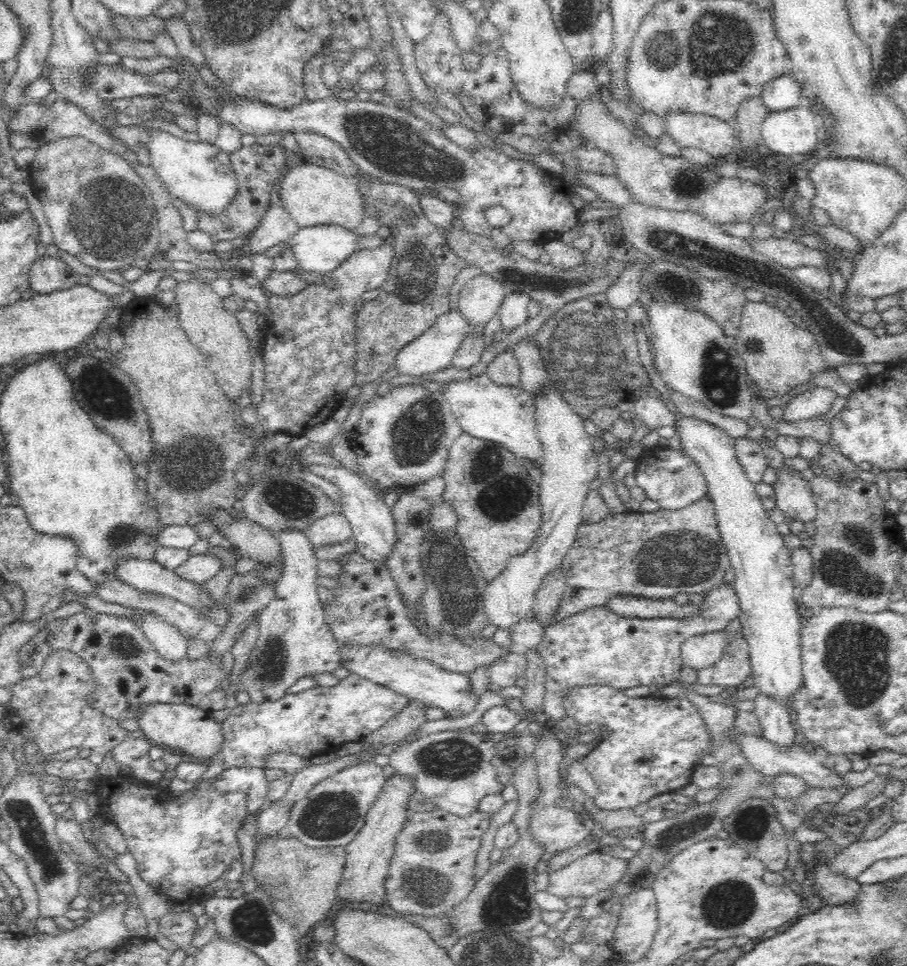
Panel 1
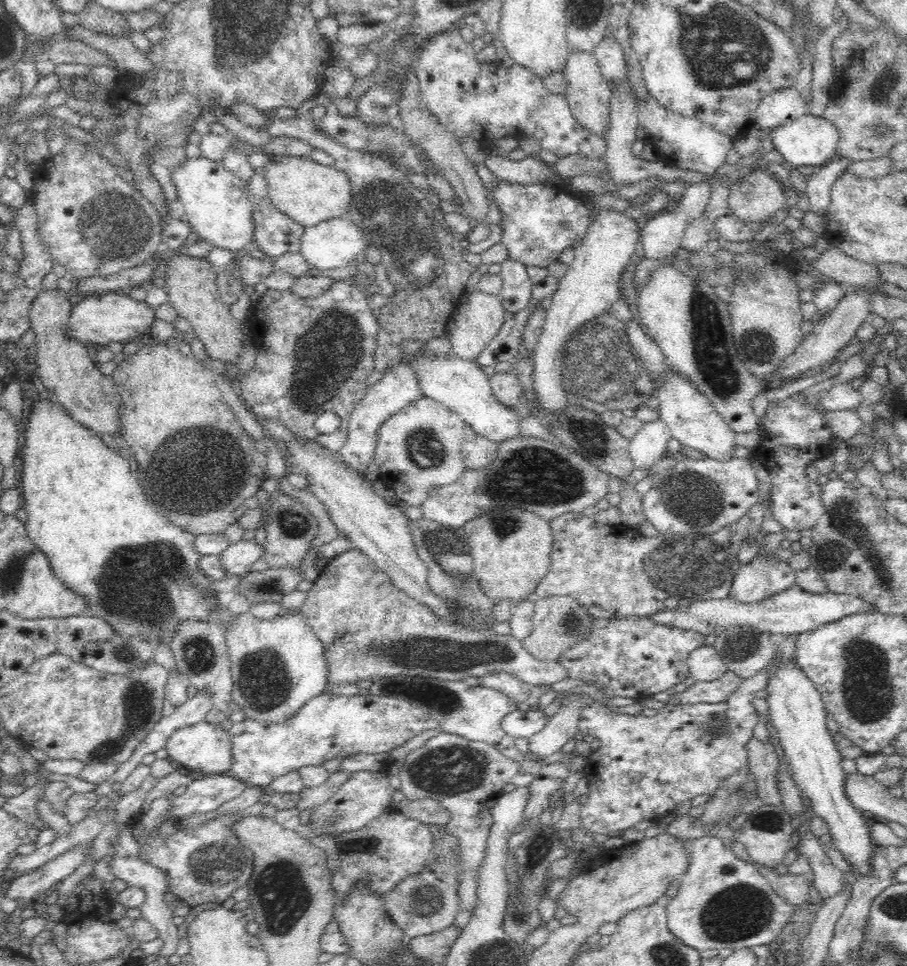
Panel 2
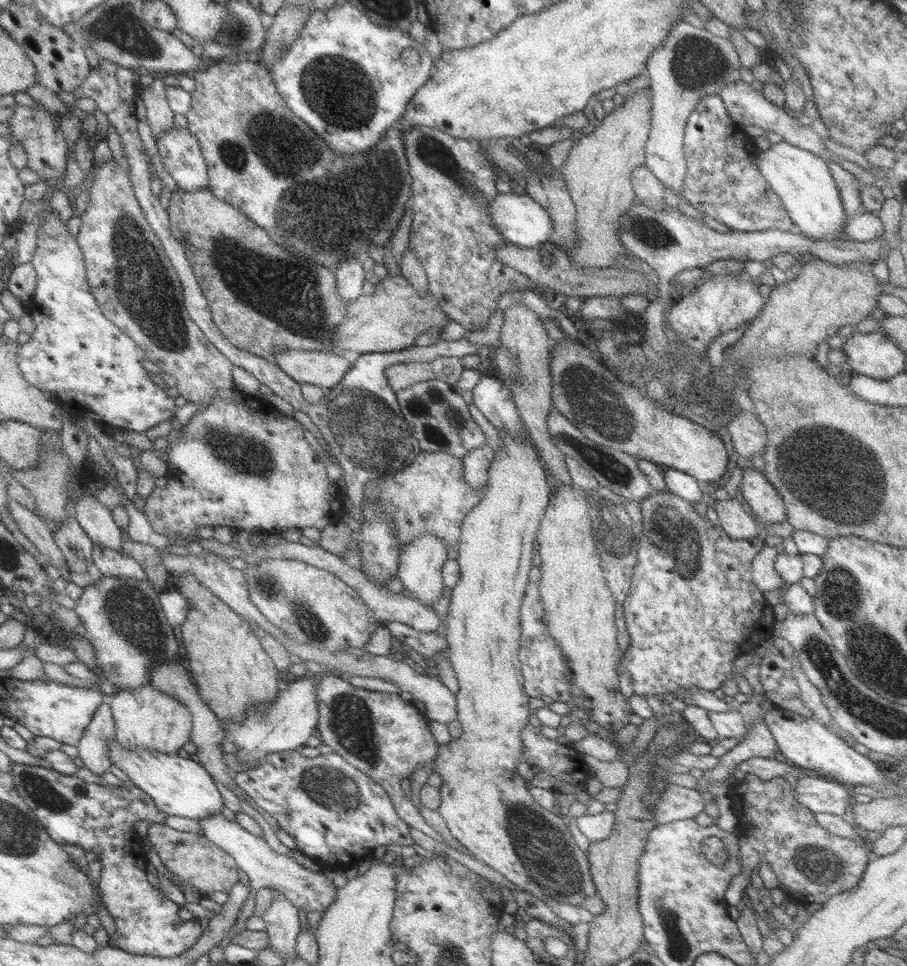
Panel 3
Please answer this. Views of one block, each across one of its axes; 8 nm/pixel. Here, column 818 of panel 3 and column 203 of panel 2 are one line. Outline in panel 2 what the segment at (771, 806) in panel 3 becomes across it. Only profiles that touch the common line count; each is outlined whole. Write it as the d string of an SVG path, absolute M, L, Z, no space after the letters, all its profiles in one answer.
M226 814L218 816L206 825L195 828L179 830L170 838L164 838L159 830L153 831L148 837L134 835L133 822L130 824L134 838L140 845L139 855L142 859L148 859L154 866L167 872L169 892L180 898L180 902L186 902L191 907L200 904L222 904L228 900L238 888L247 886L253 872L253 854L250 849L244 847L230 837L234 830L234 824L244 817L244 814Z

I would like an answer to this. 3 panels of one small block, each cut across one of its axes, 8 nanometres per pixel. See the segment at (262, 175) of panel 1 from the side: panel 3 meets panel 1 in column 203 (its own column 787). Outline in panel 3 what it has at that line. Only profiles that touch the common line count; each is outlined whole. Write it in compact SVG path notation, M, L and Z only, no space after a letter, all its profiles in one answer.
M710 95L700 98L696 108L690 112L686 120L685 136L683 138L683 153L687 162L686 175L684 175L684 183L682 183L682 196L684 196L684 202L688 202L693 209L699 210L700 213L704 213L706 216L724 224L724 226L728 226L732 231L761 232L766 230L782 230L783 232L790 232L790 227L793 224L791 219L788 217L786 210L782 207L782 202L779 200L778 195L772 192L772 189L760 174L757 164L758 156L756 155L758 152L759 149L757 148L753 138L744 132L740 126L730 118L720 95Z

